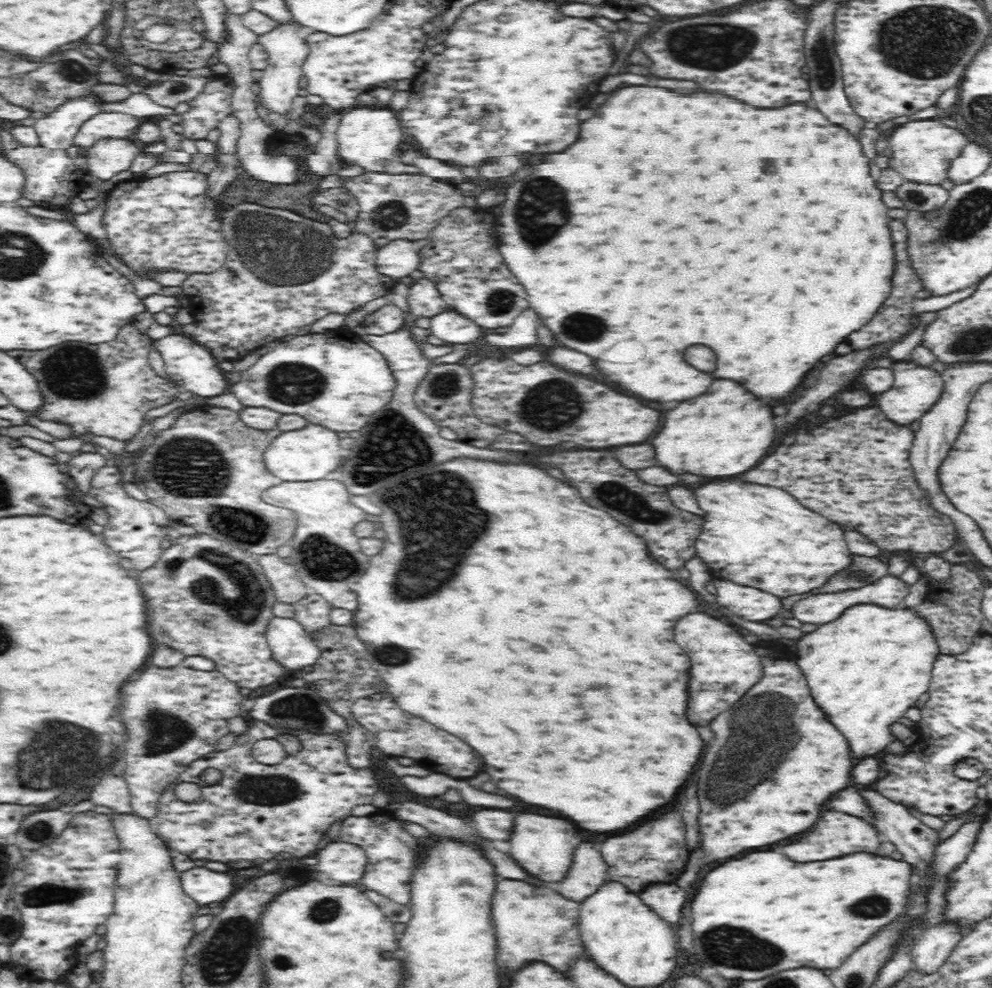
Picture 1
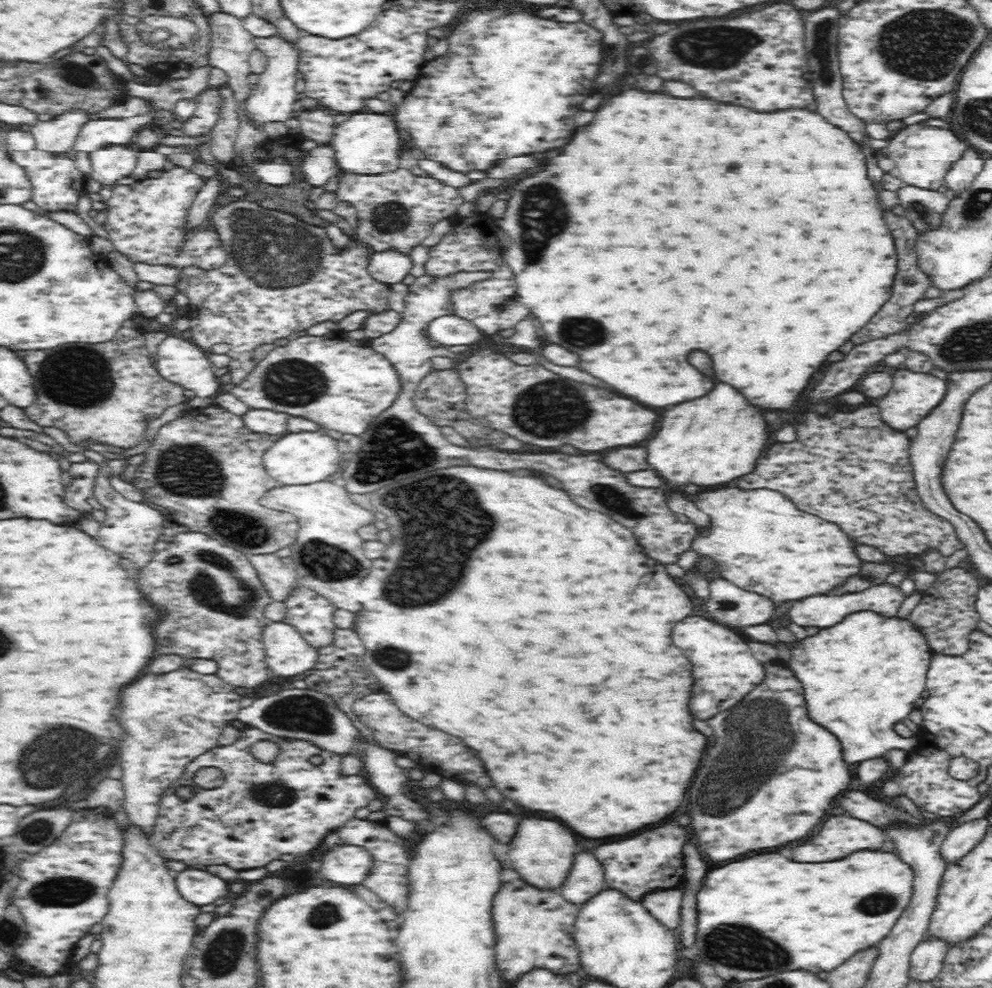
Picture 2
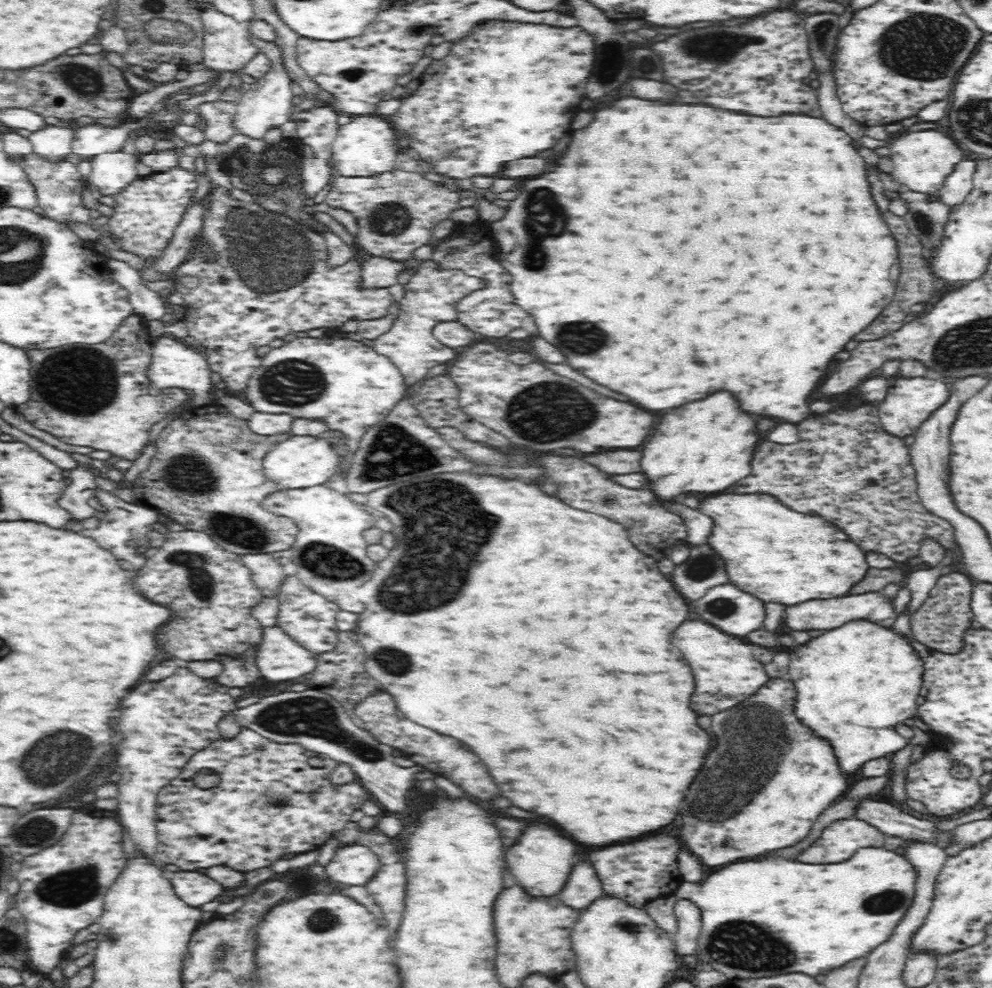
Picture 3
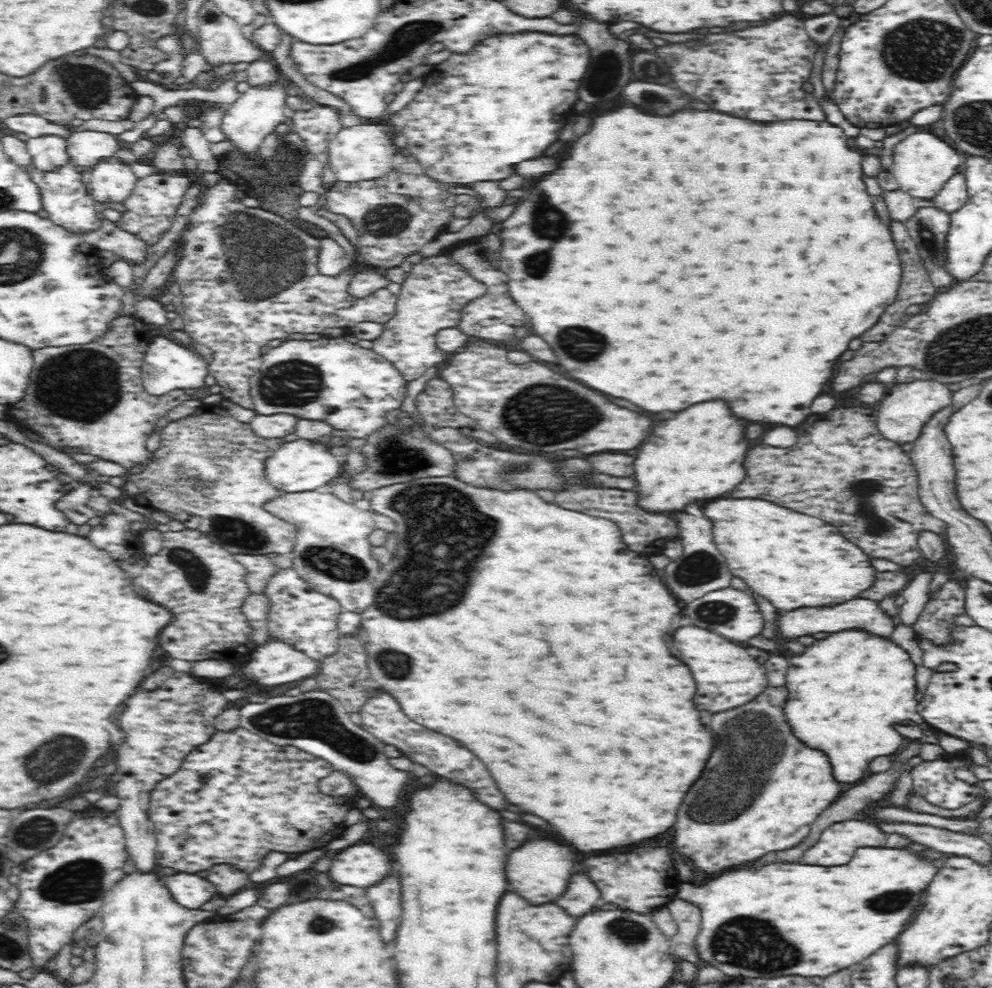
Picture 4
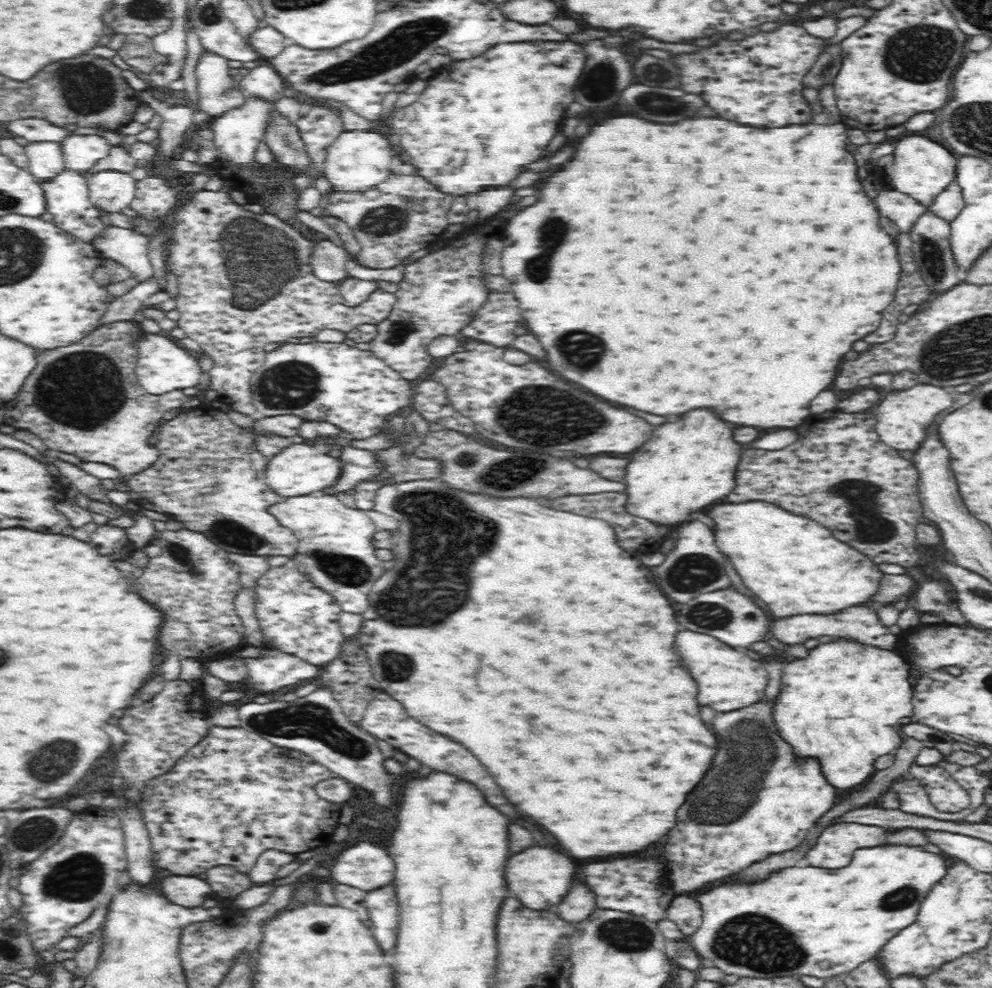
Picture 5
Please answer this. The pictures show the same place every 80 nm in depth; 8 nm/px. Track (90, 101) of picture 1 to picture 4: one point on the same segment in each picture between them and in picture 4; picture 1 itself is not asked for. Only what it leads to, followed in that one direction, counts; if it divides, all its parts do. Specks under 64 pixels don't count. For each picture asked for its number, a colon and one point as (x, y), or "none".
2: (57, 135)
3: (53, 143)
4: (48, 152)

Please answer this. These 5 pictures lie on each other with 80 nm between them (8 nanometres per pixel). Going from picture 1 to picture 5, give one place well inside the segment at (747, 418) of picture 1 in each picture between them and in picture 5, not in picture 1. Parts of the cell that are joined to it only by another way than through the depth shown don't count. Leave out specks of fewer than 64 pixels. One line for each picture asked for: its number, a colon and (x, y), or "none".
2: (710, 441)
3: (704, 447)
4: (697, 455)
5: (686, 466)

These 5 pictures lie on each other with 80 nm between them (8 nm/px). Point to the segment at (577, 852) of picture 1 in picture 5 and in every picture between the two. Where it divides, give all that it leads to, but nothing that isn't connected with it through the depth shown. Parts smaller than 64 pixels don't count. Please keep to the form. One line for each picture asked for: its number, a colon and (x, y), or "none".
2: (585, 879)
3: (583, 886)
4: (581, 896)
5: (580, 902)

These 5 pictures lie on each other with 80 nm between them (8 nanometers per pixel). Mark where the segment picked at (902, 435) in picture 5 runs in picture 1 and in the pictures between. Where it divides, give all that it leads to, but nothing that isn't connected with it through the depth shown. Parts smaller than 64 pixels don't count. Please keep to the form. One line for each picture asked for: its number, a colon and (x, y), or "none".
1: (916, 388)
2: (914, 394)
3: (910, 402)
4: (909, 406)

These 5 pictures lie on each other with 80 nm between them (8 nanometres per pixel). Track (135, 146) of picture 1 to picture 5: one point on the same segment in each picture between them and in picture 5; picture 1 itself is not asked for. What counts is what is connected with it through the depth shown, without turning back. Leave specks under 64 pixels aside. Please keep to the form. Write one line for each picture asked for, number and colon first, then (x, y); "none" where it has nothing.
2: (112, 162)
3: (111, 171)
4: (112, 180)
5: (111, 190)

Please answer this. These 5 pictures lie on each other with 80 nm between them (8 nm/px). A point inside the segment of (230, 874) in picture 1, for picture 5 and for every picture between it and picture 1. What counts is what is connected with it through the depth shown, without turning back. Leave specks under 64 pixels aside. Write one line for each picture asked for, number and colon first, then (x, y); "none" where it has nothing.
2: (198, 886)
3: (195, 889)
4: (189, 890)
5: (181, 891)

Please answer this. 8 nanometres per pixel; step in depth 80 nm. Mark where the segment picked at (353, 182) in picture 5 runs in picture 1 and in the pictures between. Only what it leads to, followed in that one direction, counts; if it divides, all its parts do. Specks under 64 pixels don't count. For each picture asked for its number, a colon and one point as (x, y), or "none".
1: (368, 137)
2: (366, 143)
3: (366, 147)
4: (365, 152)

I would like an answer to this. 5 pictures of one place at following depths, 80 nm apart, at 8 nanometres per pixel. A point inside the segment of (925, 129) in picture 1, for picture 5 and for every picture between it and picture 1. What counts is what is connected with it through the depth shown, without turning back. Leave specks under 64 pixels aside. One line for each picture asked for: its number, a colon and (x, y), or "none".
2: (922, 155)
3: (922, 161)
4: (922, 164)
5: (923, 169)

